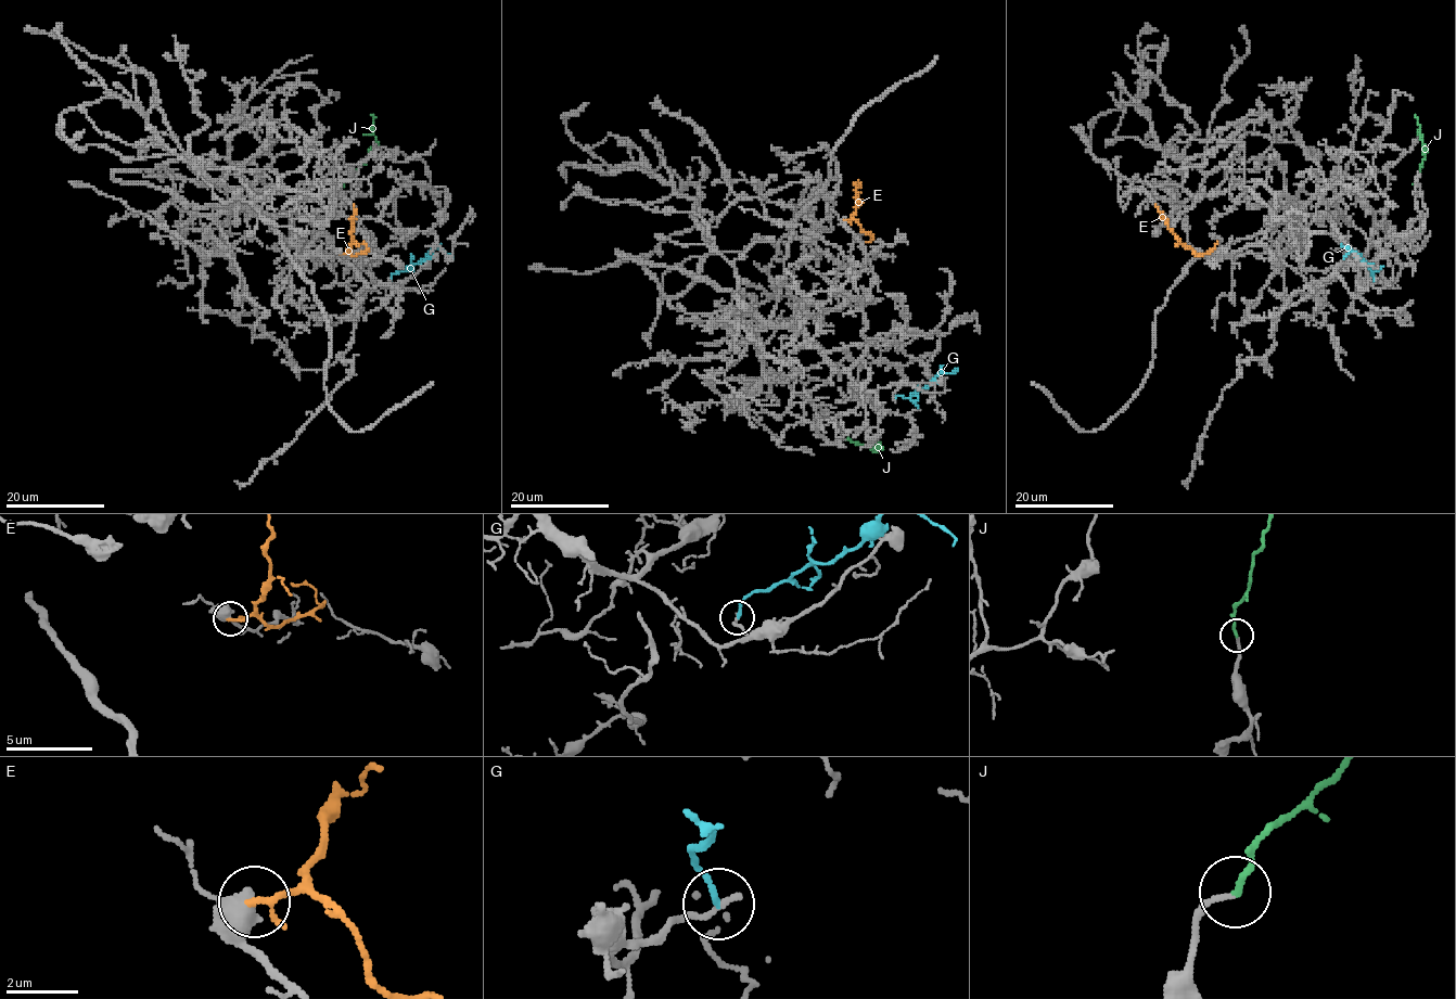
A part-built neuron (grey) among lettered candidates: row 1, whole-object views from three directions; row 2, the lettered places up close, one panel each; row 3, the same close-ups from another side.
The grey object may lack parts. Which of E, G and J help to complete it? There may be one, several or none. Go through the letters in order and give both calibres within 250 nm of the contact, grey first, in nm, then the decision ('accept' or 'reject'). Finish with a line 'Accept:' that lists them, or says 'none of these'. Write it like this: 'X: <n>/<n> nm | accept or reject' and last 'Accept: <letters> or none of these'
E: 460/190 nm | reject
G: 200/170 nm | reject
J: 140/180 nm | accept
Accept: J

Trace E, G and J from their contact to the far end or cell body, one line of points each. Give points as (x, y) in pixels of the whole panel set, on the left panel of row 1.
E: (341, 253), (348, 251), (352, 242), (353, 204)
G: (390, 280), (395, 272), (421, 261), (433, 247), (445, 251), (452, 259)
J: (341, 190), (378, 146), (371, 115)

